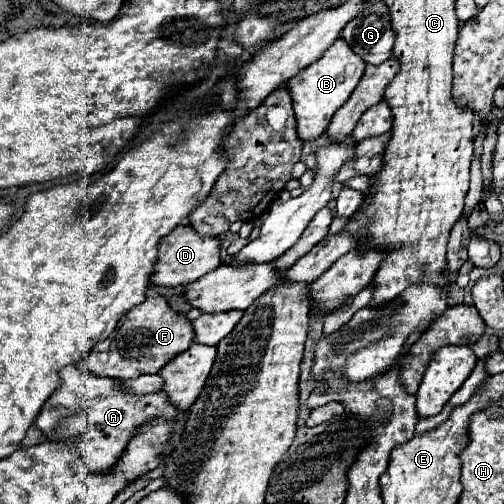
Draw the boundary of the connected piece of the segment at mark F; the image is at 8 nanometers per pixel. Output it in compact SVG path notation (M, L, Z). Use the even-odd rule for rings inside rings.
M149 296L143 304L131 308L119 320L113 336L97 342L91 348L91 352L79 362L79 368L97 376L131 380L141 374L159 372L169 360L185 352L193 344L193 340L195 336L191 320L185 314L173 310L165 296Z

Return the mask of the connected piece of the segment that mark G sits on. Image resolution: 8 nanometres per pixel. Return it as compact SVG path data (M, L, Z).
M383 2L369 4L343 28L341 36L367 64L385 62L391 58L395 42L389 8Z

